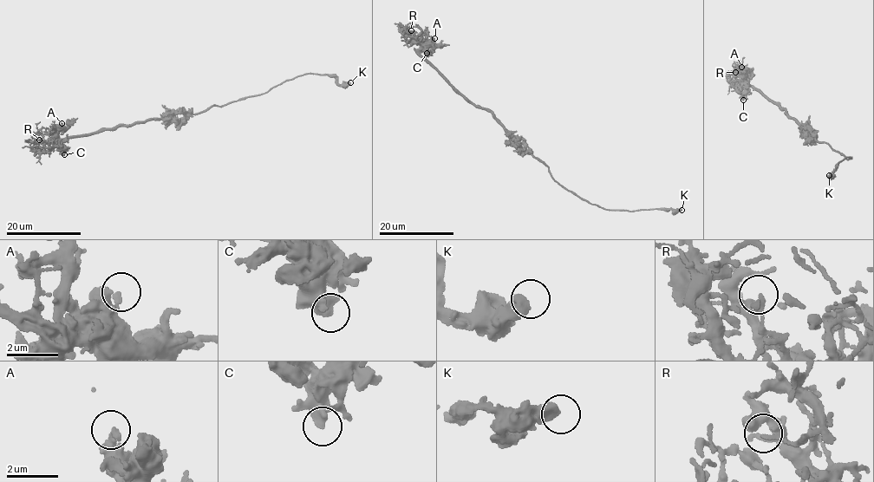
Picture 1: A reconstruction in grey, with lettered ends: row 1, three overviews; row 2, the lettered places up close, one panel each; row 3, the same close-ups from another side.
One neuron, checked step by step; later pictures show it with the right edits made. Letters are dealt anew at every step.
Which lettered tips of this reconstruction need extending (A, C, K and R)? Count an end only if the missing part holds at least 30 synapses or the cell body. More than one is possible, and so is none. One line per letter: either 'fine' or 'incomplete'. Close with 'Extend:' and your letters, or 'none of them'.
A: fine
C: fine
K: fine
R: fine
Extend: none of them

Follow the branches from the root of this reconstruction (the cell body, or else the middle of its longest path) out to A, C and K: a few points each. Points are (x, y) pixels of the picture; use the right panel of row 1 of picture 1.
A: (811, 133), (805, 125), (801, 125), (788, 115), (786, 109), (750, 86), (741, 67)
C: (811, 133), (805, 125), (801, 125), (788, 115), (786, 109), (754, 87), (745, 89), (743, 100)
K: (811, 133), (818, 142), (829, 143), (847, 160), (851, 158), (841, 160), (829, 175)

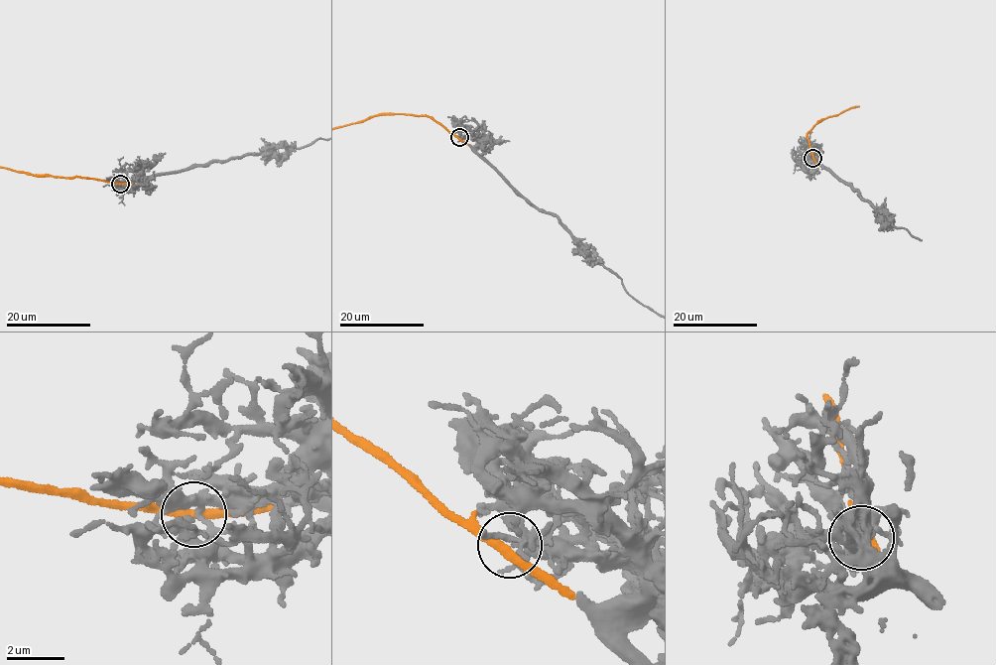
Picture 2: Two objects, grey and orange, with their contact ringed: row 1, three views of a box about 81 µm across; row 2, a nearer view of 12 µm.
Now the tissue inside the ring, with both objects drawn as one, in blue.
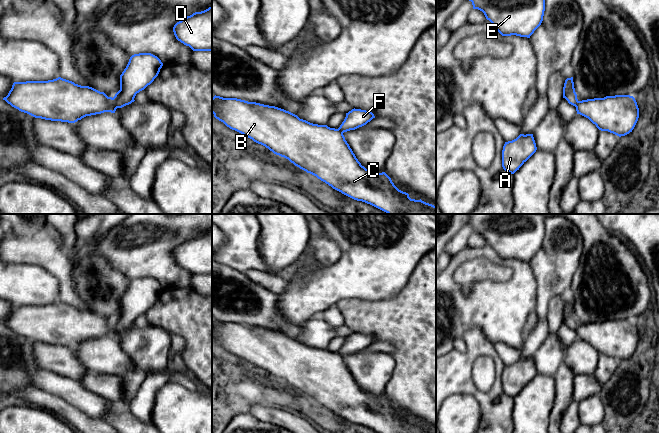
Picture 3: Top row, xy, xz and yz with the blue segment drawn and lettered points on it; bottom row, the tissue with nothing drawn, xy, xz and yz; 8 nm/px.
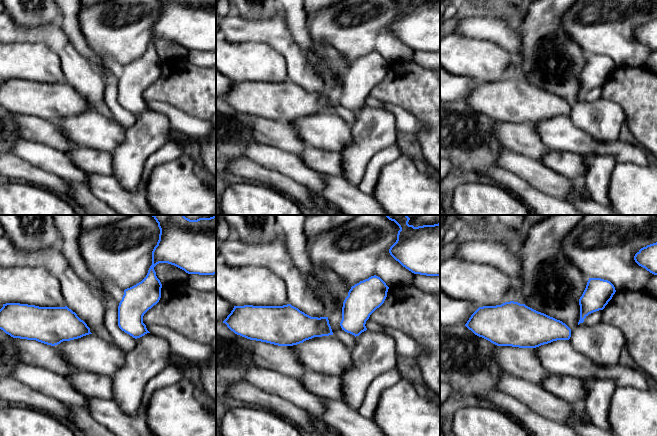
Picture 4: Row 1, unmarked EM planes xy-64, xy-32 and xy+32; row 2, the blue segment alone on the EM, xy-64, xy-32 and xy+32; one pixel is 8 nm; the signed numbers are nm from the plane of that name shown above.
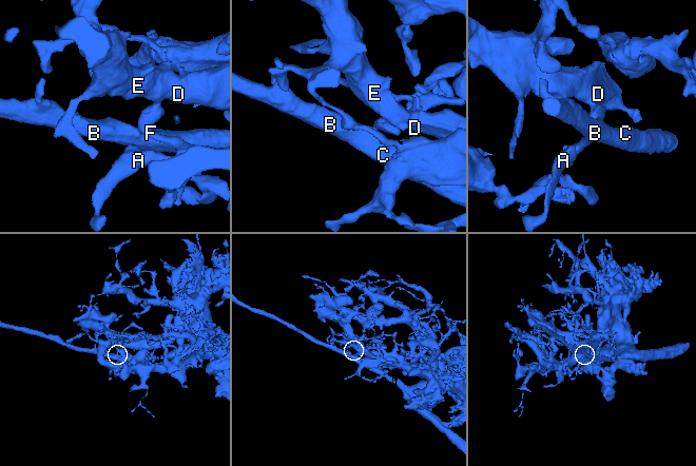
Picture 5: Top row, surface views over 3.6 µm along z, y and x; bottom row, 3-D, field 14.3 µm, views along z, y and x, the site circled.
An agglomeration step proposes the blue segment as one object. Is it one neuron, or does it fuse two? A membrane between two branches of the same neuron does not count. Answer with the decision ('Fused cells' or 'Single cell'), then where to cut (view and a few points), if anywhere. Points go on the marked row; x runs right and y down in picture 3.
Single cell. No split

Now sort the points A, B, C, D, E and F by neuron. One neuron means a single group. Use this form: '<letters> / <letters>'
A B C D E F

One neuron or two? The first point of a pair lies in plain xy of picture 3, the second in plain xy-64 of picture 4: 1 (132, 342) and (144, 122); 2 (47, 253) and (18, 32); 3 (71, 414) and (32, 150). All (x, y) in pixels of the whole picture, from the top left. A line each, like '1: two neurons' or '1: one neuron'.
1: one neuron
2: one neuron
3: two neurons

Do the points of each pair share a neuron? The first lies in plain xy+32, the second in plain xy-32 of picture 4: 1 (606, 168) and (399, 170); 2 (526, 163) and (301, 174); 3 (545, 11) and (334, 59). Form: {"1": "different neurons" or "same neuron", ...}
{"1": "different neurons", "2": "same neuron", "3": "same neuron"}

